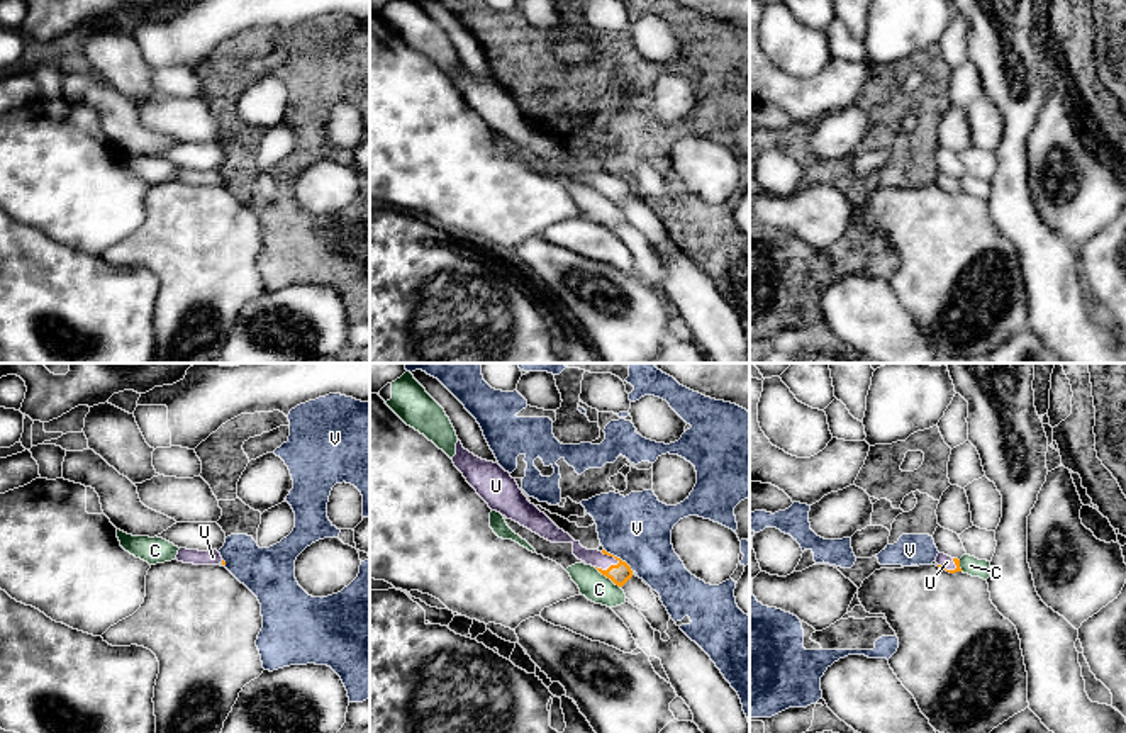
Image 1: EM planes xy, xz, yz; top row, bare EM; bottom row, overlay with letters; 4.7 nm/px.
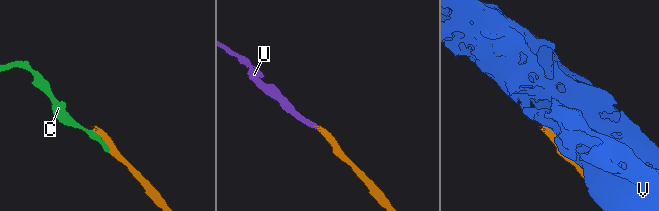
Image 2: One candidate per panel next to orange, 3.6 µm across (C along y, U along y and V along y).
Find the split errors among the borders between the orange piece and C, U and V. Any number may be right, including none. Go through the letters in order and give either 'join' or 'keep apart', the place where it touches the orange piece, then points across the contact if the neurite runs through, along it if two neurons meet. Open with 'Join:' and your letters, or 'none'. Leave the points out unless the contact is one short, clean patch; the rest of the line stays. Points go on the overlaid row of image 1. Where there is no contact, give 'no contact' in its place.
Join: U
C: keep apart | xz (607, 577) | along xz (594, 567), (619, 587)
U: join | xz (609, 567) | across xz (619, 574), (609, 567), (602, 560), (590, 557)
V: keep apart | xz (619, 559)

